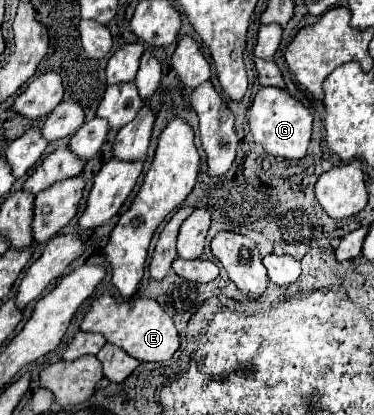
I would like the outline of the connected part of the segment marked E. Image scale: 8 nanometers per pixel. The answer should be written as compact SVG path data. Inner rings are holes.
M106 292L92 302L80 328L84 332L76 332L72 344L62 356L64 360L76 360L86 354L98 354L98 350L106 344L106 340L110 344L116 344L118 348L122 348L124 352L128 352L132 358L140 362L166 362L180 348L180 336L172 318L162 310L162 306L154 298L122 300Z

